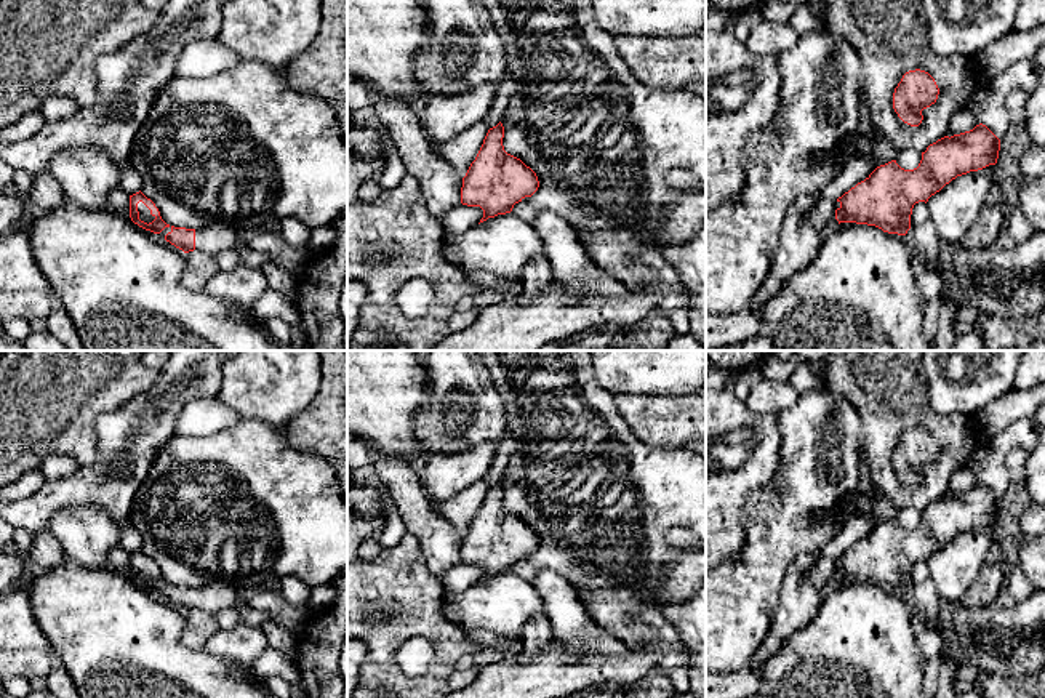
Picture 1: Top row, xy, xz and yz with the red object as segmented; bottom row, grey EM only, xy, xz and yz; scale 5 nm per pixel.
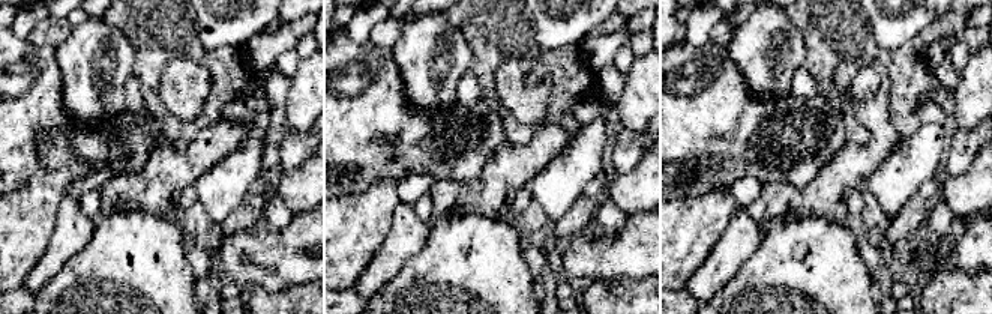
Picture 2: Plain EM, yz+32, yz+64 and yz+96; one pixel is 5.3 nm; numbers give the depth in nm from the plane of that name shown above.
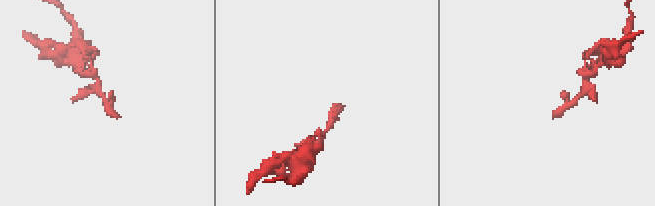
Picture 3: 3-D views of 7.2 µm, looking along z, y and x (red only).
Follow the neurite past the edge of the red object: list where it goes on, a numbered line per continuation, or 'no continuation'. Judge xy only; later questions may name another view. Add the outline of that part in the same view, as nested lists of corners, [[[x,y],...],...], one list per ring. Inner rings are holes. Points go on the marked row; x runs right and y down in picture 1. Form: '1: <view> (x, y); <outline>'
1: xy (144, 213); [[[142,202],[138,203],[138,211],[139,211],[139,219],[147,224],[155,219],[155,216],[150,215],[150,210]]]

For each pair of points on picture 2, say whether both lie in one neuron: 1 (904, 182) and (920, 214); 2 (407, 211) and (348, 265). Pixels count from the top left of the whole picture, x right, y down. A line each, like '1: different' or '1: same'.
1: different
2: different

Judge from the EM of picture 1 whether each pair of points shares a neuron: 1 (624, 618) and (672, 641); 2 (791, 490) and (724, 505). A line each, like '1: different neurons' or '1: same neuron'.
1: same neuron
2: different neurons

